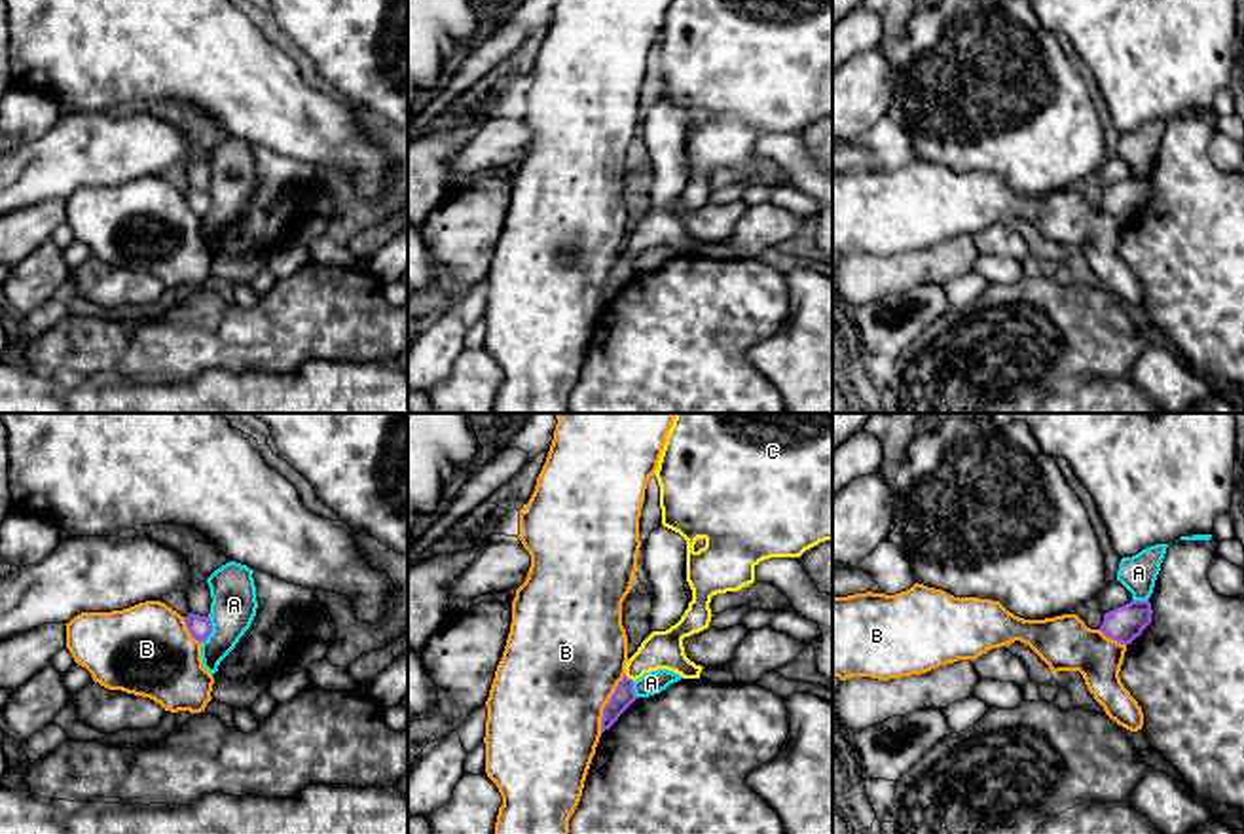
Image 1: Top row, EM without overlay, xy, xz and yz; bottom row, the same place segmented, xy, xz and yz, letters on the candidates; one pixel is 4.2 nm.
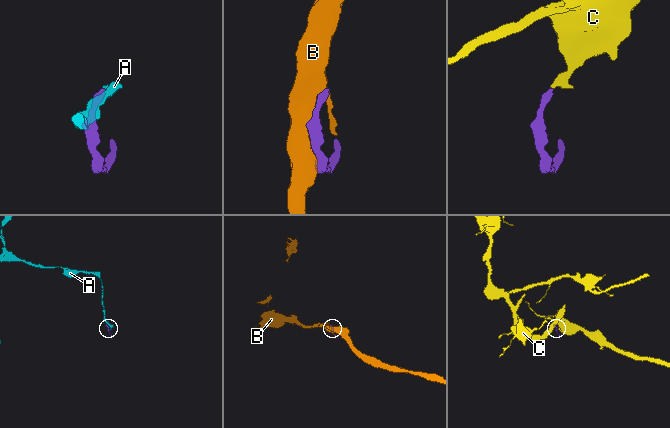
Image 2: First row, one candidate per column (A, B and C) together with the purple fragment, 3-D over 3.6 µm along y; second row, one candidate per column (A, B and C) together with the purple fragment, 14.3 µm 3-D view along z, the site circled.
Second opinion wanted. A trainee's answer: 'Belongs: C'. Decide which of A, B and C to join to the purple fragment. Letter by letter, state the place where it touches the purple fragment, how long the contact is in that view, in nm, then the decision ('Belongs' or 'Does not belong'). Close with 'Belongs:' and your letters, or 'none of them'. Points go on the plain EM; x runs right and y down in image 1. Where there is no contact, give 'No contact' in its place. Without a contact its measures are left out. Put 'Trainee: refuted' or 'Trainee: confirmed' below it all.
A: Touches purple at xy (211, 205). Shared border 120 nm. Does not belong
B: Touches purple at xz (607, 279). Shared border 280 nm. Does not belong
C: Touches purple at xz (626, 253). Shared border 50 nm. Belongs
Belongs: C
Trainee: confirmed

